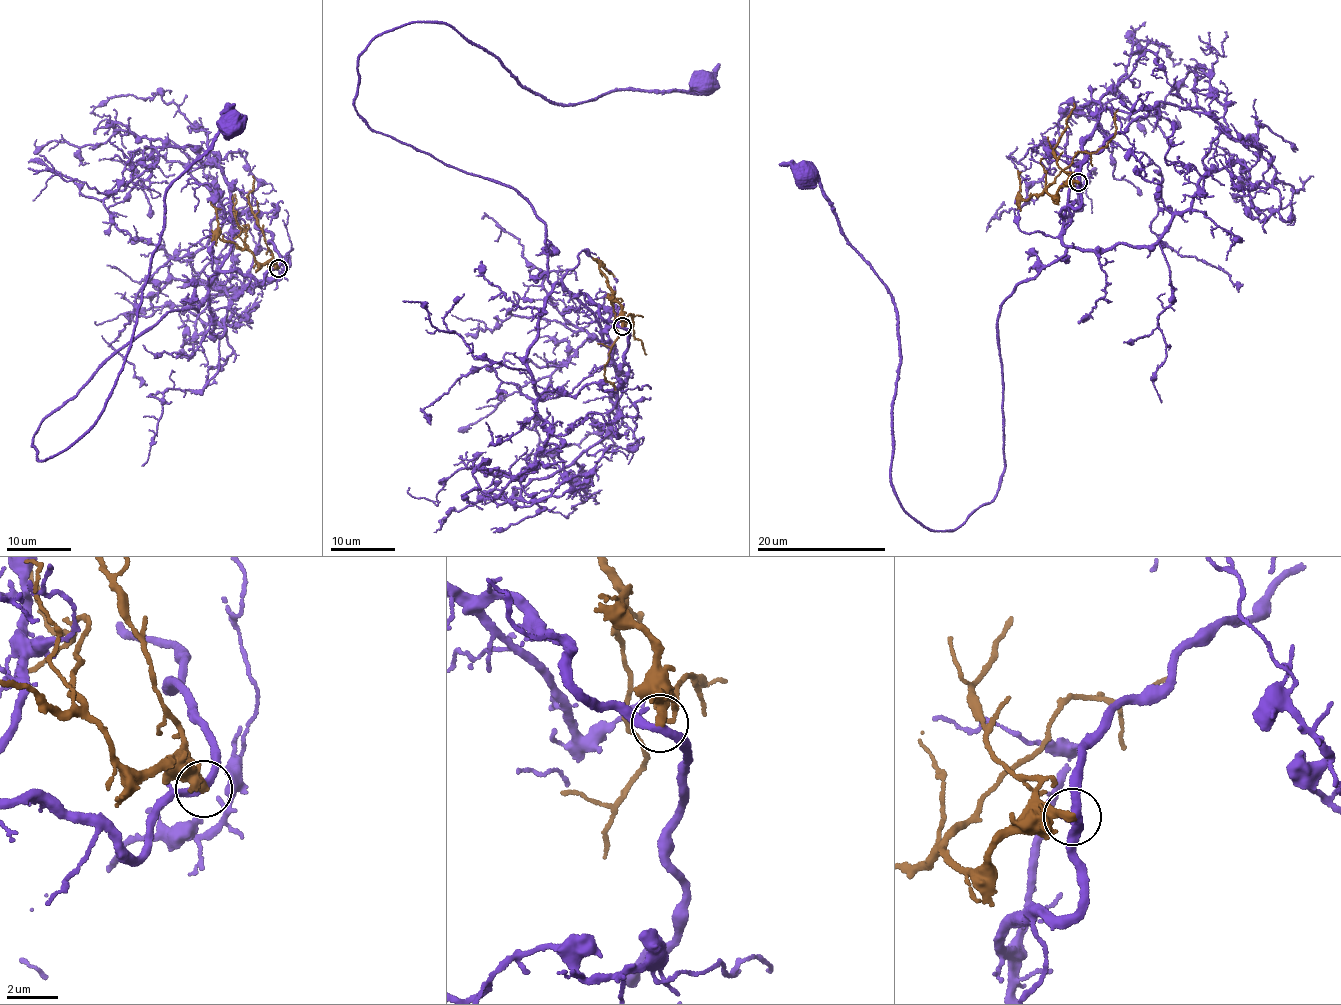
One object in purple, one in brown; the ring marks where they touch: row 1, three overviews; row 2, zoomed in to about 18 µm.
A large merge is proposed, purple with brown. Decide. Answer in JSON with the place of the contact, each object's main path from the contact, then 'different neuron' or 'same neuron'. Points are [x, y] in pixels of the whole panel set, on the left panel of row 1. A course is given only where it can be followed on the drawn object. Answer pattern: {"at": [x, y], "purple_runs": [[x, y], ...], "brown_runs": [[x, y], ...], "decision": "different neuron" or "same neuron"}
{"at": [278, 268], "purple_runs": [[278, 268], [219, 273], [128, 340], [35, 457], [104, 407], [168, 188], [232, 121]], "brown_runs": [[278, 268], [269, 259], [261, 264], [248, 249], [244, 242], [248, 226], [238, 226], [233, 212], [234, 193]], "decision": "different neuron"}

